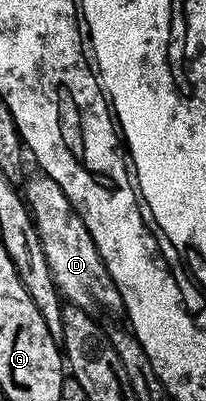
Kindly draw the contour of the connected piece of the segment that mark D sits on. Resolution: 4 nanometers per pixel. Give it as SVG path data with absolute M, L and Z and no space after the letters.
M34 171L34 176L23 184L23 195L31 209L37 233L43 242L43 254L47 254L47 266L57 291L68 303L86 310L92 304L102 304L105 308L122 307L121 295L79 214L73 204L59 190L57 183L46 172Z

